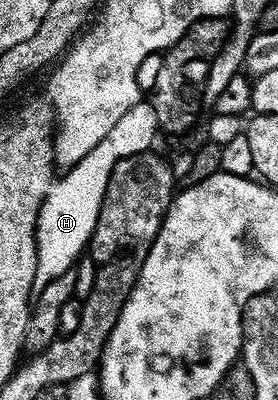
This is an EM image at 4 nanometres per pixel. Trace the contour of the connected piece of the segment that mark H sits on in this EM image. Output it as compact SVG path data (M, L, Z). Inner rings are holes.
M140 103L121 119L113 131L85 159L77 163L77 167L66 170L51 186L49 195L39 212L39 230L37 239L37 275L31 292L32 306L36 305L49 283L53 279L61 279L61 275L72 272L76 267L75 260L88 252L91 236L95 234L97 219L101 215L101 207L105 199L105 191L109 187L109 179L117 167L130 157L152 152L155 136L161 130L157 123L157 115L149 103Z

